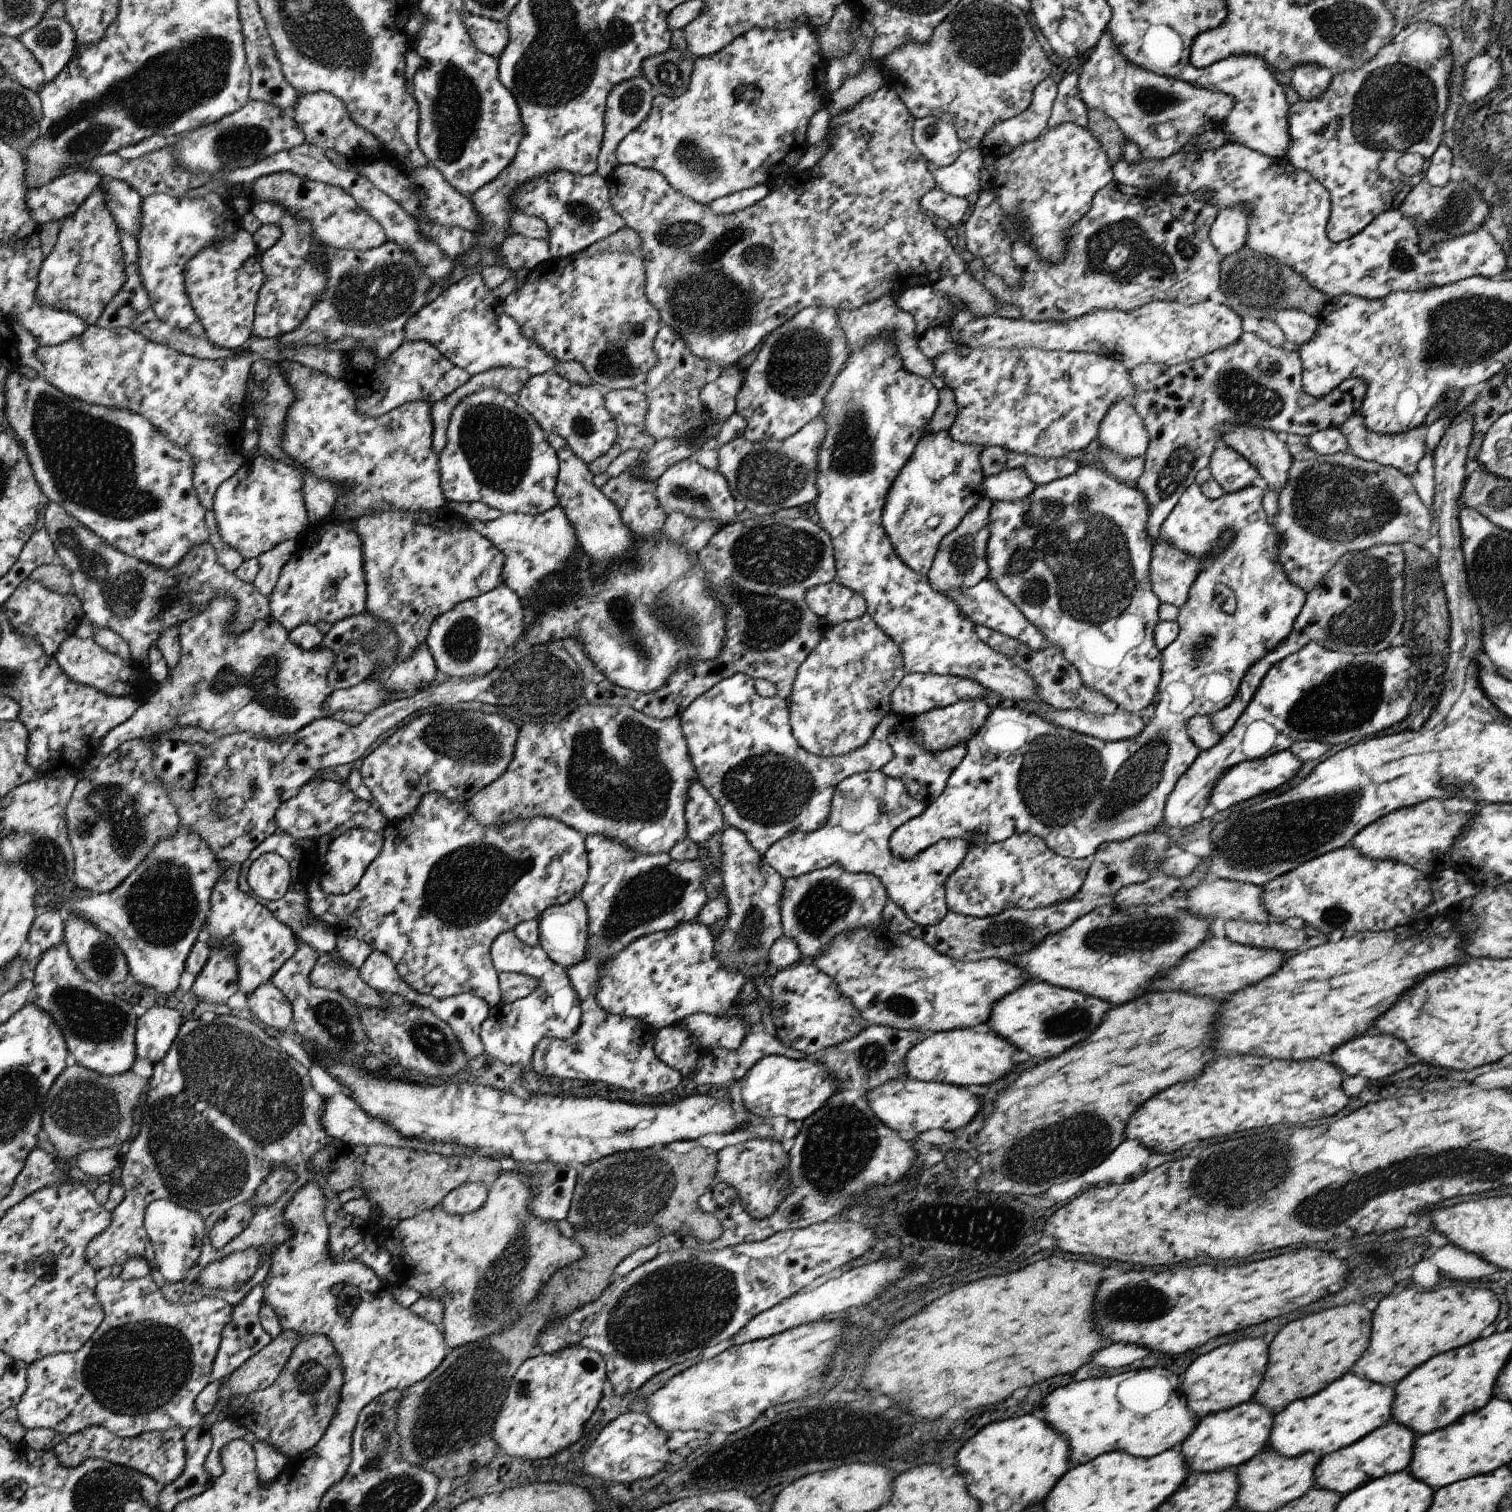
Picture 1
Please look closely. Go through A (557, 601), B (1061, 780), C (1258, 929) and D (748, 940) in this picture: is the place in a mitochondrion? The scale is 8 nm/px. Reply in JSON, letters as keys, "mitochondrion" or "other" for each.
{"A":"other","B":"mitochondrion","C":"other","D":"mitochondrion"}

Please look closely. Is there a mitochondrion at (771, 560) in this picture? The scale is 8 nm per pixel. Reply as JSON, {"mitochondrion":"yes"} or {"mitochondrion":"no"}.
{"mitochondrion":"yes"}

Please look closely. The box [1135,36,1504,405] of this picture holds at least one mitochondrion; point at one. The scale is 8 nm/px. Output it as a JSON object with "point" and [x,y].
{"point":[1395,106]}

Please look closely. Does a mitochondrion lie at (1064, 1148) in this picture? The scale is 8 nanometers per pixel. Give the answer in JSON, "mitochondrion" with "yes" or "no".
{"mitochondrion":"yes"}

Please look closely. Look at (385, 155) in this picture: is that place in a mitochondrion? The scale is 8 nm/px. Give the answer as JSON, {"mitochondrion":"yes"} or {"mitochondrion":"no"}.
{"mitochondrion":"no"}

